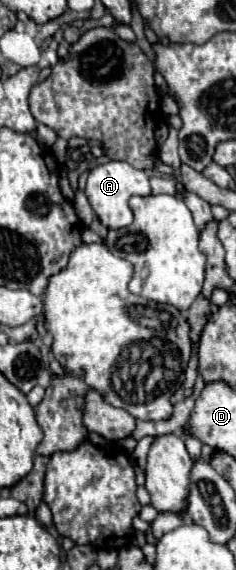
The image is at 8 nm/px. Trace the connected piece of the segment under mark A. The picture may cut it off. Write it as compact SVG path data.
M109 161L109 163L97 165L95 169L89 171L87 187L85 187L85 195L91 203L91 209L107 229L127 227L133 221L133 213L129 211L129 199L133 195L149 195L149 193L151 193L149 175L125 161Z

